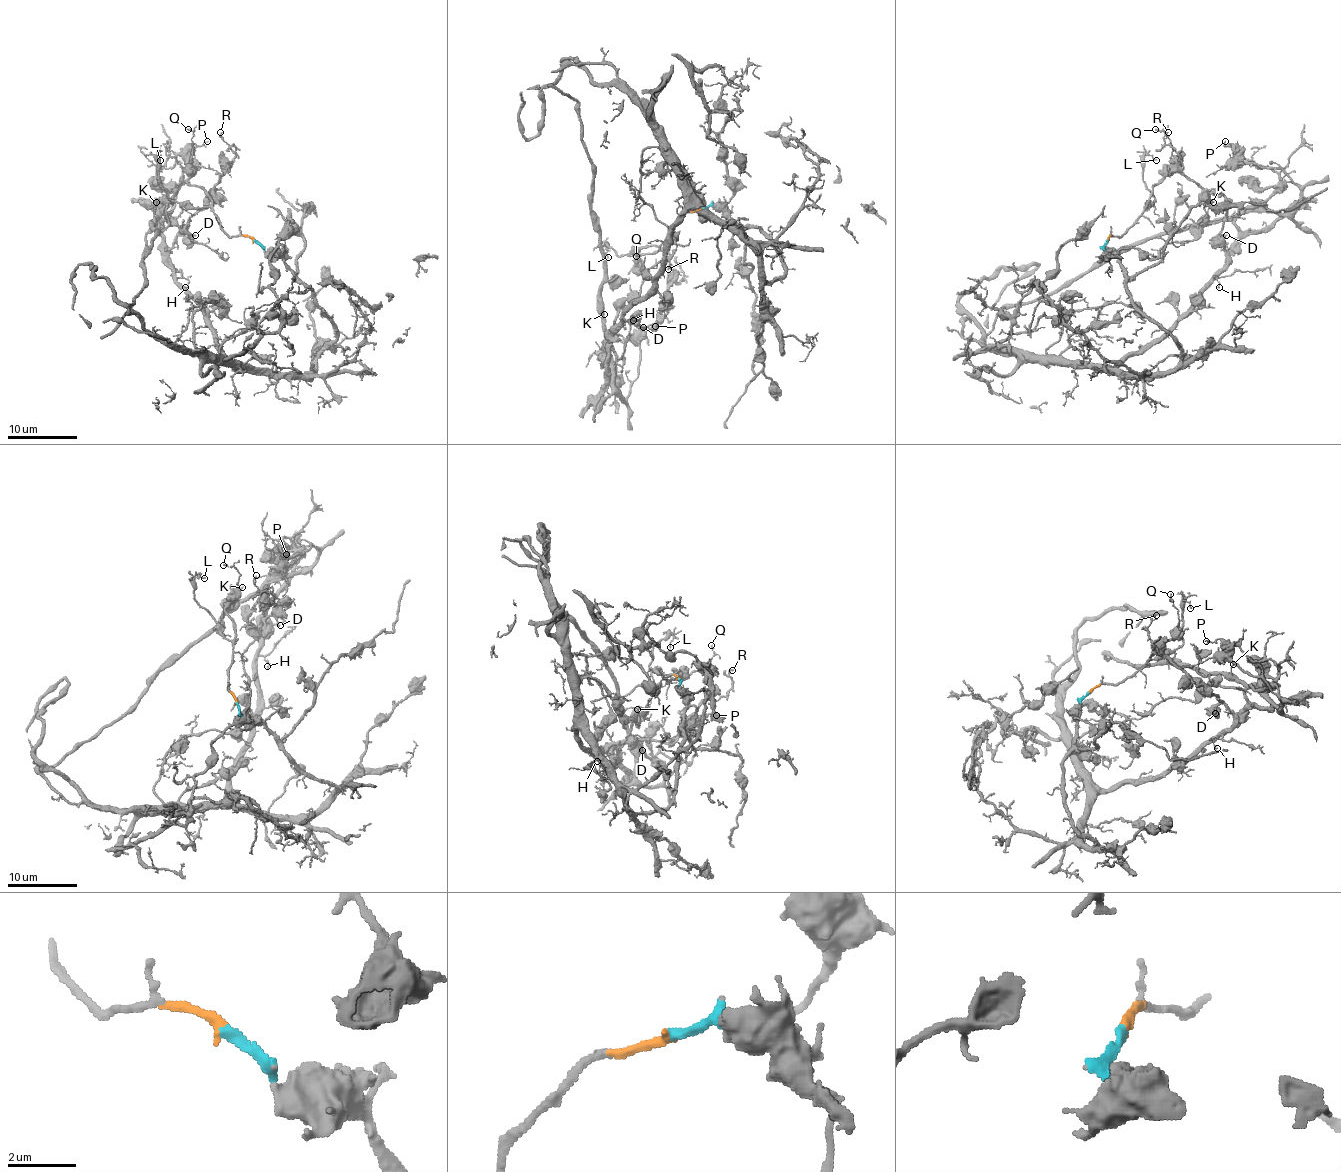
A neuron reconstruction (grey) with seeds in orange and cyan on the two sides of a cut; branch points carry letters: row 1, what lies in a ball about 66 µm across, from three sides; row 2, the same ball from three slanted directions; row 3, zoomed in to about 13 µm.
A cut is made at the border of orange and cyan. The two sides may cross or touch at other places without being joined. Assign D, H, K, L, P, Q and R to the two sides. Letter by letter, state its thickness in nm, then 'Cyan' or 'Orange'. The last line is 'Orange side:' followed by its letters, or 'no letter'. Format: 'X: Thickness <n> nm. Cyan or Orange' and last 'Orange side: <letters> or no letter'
D: Thickness 110 nm. Cyan
H: Thickness 110 nm. Cyan
K: Thickness 130 nm. Cyan
L: Thickness 120 nm. Orange
P: Thickness 170 nm. Cyan
Q: Thickness 120 nm. Orange
R: Thickness 120 nm. Cyan
Orange side: L, Q

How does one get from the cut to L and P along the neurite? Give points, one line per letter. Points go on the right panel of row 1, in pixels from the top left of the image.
L: (1106, 241), (1111, 236), (1120, 236), (1154, 200), (1154, 195), (1142, 179), (1142, 156), (1149, 155), (1156, 160)
P: (1106, 241), (1173, 369), (1108, 371), (1180, 317), (1279, 182), (1225, 141)

